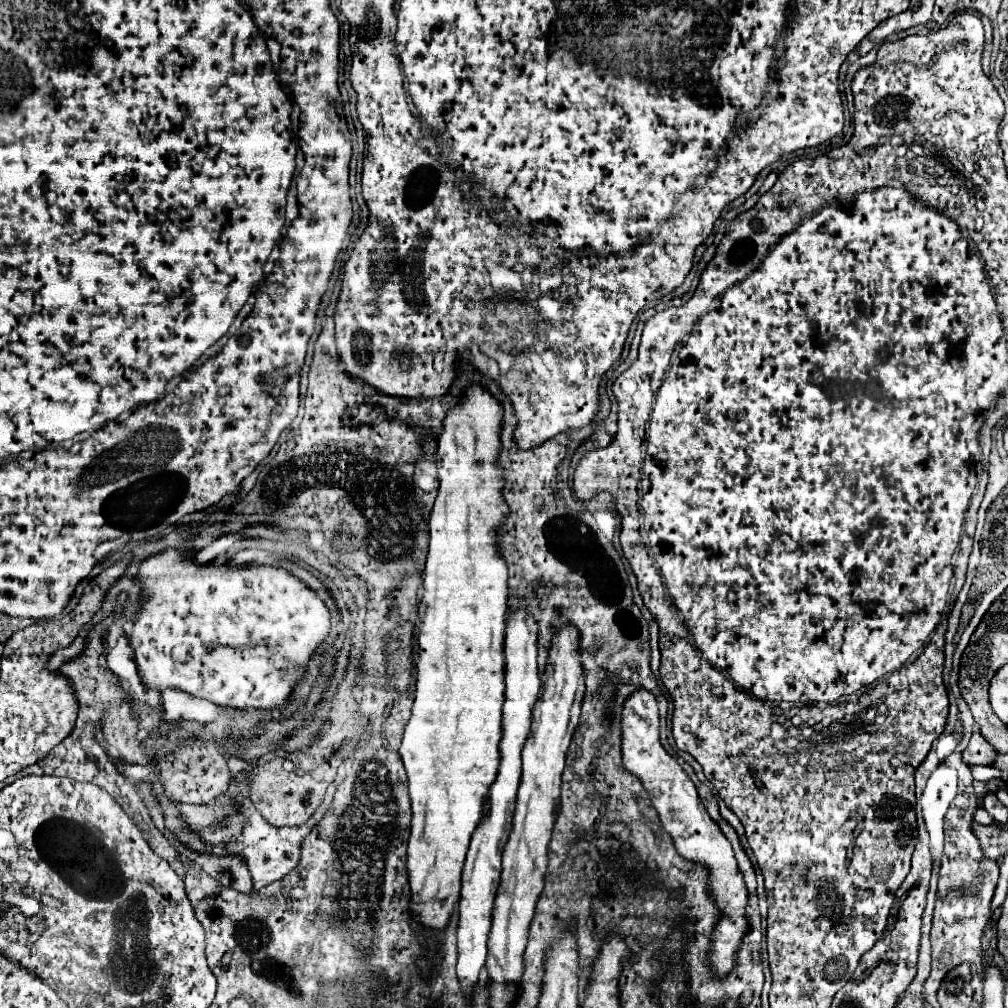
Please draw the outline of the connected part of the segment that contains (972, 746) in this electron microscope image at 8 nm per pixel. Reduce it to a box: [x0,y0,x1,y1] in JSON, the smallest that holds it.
[962,728,998,766]

